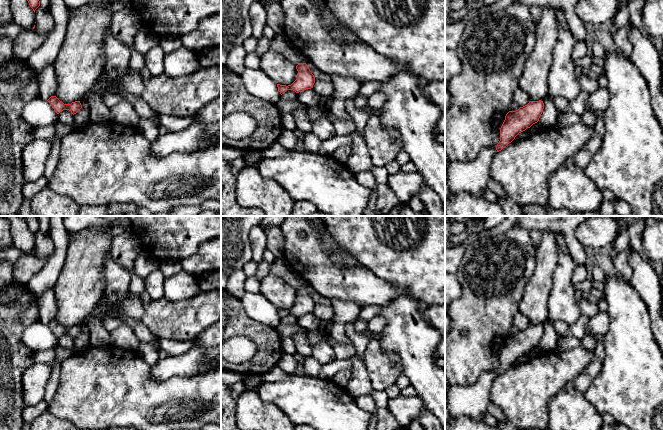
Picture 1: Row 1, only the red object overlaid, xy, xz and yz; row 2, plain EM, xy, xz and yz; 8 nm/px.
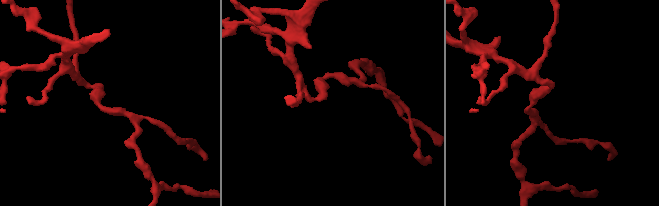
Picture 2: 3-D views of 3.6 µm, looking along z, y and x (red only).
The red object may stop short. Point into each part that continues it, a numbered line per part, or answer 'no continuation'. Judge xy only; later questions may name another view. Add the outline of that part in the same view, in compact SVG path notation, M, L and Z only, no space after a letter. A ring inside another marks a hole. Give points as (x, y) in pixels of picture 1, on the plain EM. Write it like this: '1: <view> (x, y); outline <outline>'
no continuation

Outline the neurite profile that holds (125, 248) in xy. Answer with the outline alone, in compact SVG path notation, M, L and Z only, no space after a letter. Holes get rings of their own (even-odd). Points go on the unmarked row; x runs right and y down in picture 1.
M126 230L112 240L111 255L113 259L133 274L136 257L142 251L141 241L131 230Z

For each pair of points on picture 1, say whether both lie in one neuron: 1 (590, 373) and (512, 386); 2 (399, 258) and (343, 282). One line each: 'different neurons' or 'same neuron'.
1: different neurons
2: different neurons

